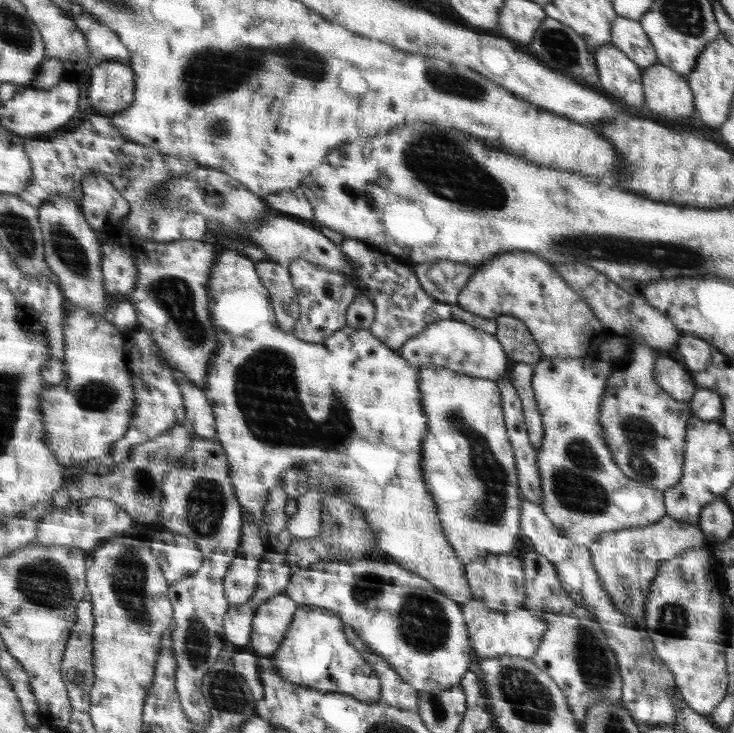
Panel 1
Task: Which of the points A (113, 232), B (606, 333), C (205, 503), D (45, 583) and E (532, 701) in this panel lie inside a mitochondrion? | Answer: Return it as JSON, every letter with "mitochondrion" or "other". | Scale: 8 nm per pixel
{"A":"other","B":"other","C":"mitochondrion","D":"mitochondrion","E":"mitochondrion"}

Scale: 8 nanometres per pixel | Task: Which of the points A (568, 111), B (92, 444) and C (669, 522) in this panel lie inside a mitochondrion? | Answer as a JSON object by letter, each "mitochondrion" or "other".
{"A":"other","B":"other","C":"other"}

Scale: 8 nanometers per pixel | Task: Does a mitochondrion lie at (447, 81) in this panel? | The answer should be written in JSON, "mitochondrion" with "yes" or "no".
{"mitochondrion":"yes"}

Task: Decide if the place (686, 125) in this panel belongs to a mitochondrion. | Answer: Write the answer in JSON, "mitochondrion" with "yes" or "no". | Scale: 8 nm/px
{"mitochondrion":"no"}

